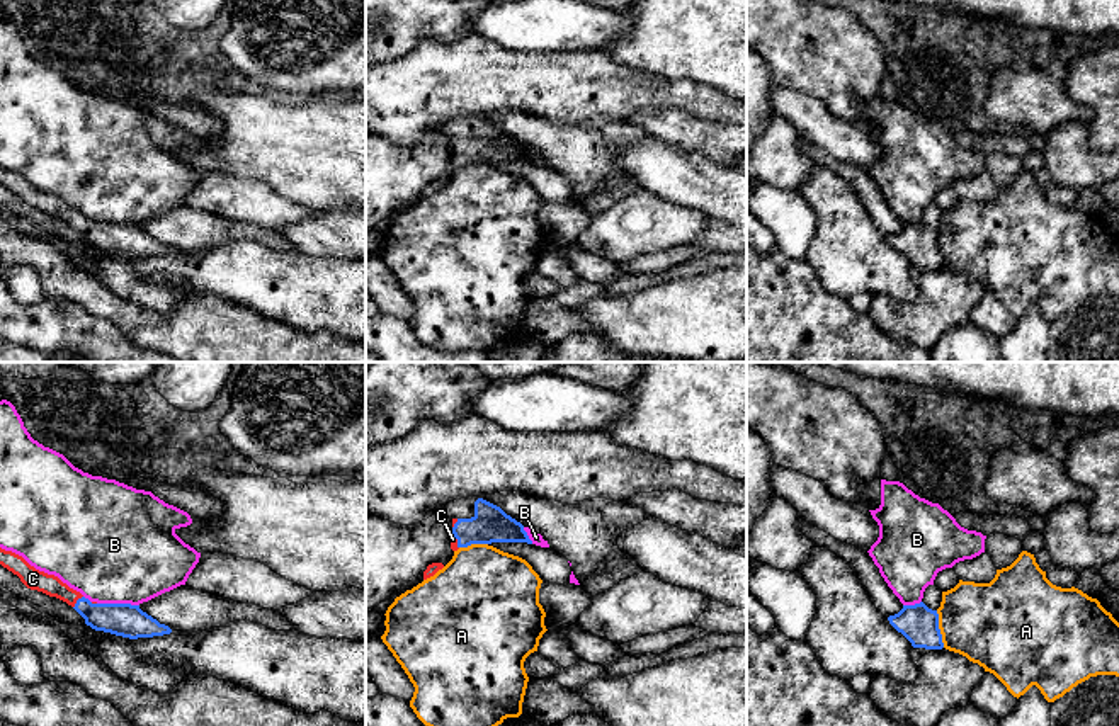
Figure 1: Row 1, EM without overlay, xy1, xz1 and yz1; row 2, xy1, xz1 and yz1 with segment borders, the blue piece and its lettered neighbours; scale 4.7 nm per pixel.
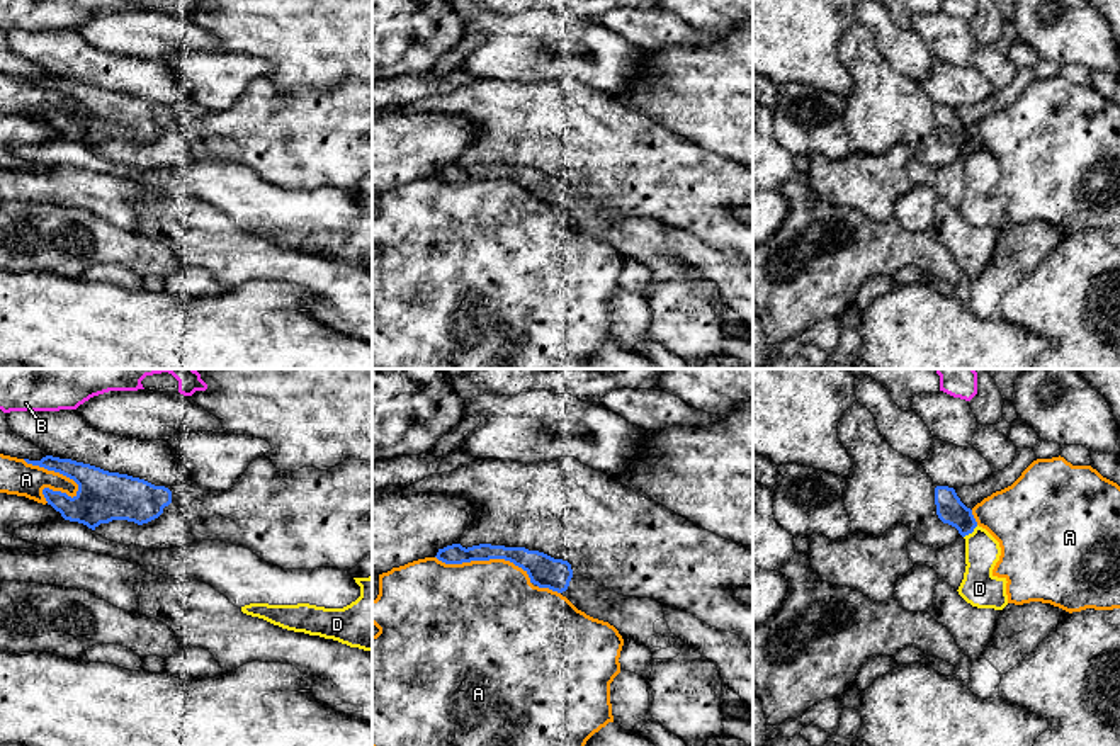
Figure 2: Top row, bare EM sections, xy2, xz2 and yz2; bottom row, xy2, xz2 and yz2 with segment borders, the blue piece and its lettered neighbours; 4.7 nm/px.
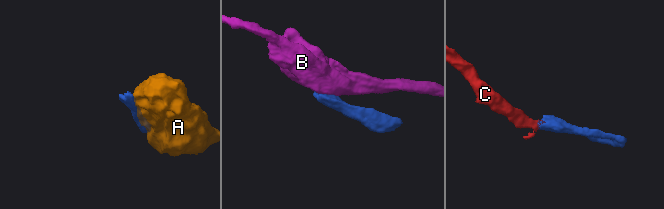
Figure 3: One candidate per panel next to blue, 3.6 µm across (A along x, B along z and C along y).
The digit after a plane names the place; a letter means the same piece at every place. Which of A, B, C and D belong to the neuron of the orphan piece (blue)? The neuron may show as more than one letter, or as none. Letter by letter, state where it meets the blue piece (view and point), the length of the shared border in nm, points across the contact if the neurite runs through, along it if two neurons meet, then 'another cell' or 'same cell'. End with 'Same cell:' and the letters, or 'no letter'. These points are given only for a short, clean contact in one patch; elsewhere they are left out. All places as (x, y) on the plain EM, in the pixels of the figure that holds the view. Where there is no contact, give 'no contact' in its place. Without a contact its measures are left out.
A: xy2 (55, 90) | 320 nm | another cell
B: xy1 (118, 223) | 200 nm | along xy1 (97, 221), (130, 221), (138, 225) | another cell
C: xy1 (77, 221) | 80 nm | across xy1 (123, 238), (101, 237), (77, 221), (62, 209), (33, 198) | same cell
D: yz2 (971, 152) | 90 nm | another cell
Same cell: C

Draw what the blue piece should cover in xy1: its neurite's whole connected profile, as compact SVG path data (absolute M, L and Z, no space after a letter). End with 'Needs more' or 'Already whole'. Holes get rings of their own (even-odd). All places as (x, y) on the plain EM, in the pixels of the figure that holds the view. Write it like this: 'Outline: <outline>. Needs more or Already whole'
Outline: M0 167L0 184L17 194L31 207L71 224L85 243L95 250L138 258L170 253L172 248L131 223L97 223L70 207L58 196L31 185L22 175Z. Needs more

